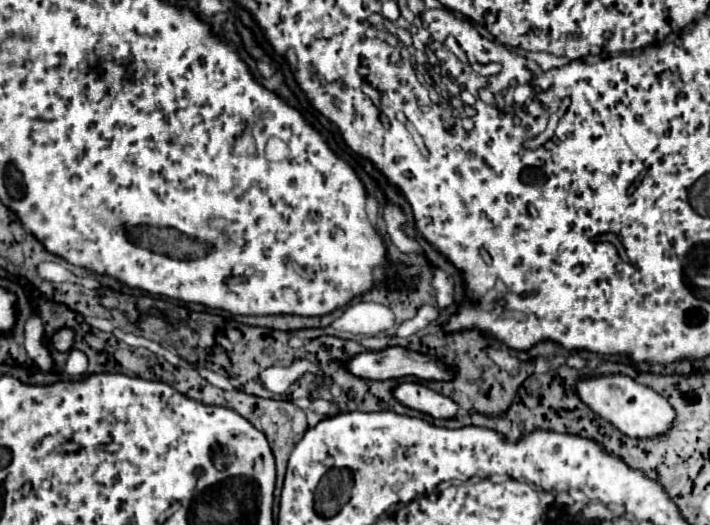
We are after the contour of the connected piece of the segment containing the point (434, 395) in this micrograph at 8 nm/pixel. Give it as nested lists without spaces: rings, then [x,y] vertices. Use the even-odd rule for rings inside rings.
[[[401,382],[391,390],[391,394],[403,406],[429,414],[433,418],[453,418],[457,414],[457,404],[451,398],[427,388],[421,382]]]

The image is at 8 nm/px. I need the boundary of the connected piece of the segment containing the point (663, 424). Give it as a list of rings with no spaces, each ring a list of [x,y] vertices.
[[[607,374],[607,376],[589,376],[577,382],[577,396],[603,420],[617,426],[623,434],[631,438],[653,438],[665,434],[675,418],[673,408],[669,402],[659,396],[649,386],[635,382],[623,374]]]

